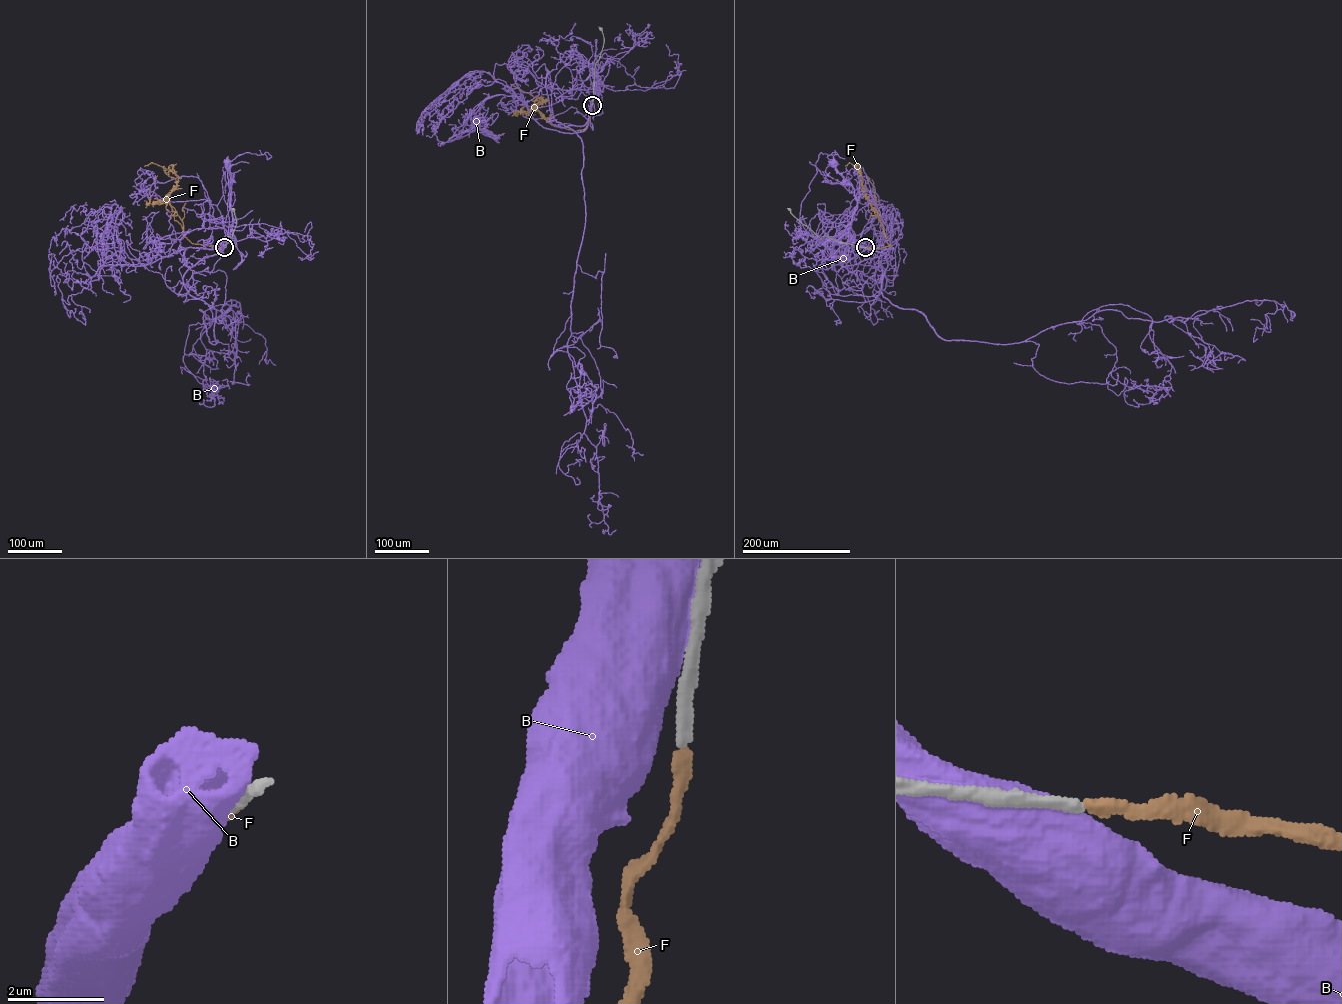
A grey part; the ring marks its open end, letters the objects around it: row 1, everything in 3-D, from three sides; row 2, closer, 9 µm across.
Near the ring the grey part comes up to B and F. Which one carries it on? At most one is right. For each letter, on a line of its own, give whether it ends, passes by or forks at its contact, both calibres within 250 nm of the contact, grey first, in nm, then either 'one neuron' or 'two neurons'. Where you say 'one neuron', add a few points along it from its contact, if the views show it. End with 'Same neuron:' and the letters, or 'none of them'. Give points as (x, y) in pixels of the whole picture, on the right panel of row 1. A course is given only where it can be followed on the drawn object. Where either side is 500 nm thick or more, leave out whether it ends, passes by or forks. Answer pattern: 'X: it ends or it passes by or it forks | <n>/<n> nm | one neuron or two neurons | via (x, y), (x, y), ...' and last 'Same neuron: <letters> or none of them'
B: 260/750 nm | two neurons
F: it ends | 260/280 nm | one neuron | via (866, 247), (891, 245), (887, 243), (879, 217), (863, 192), (861, 171), (849, 162), (845, 166)
Same neuron: F

